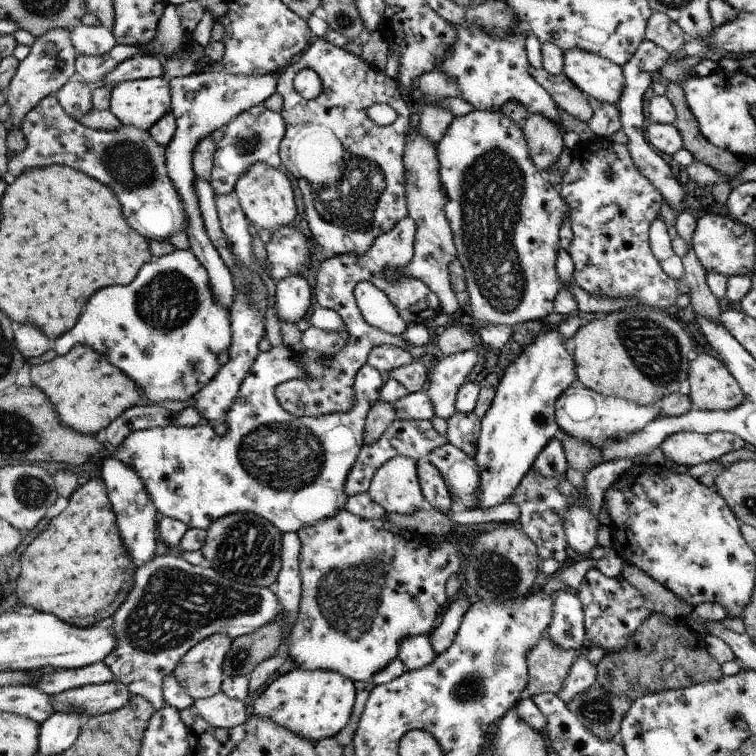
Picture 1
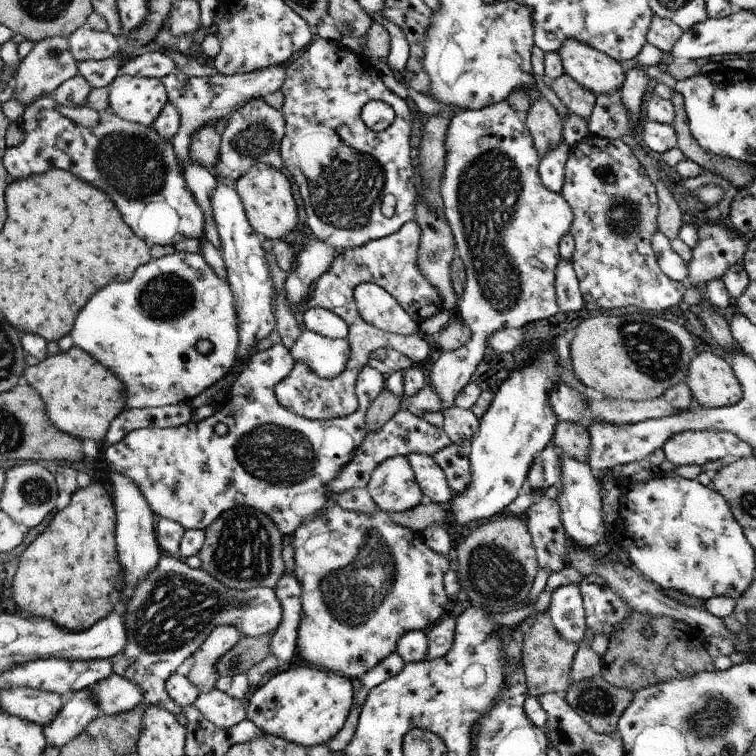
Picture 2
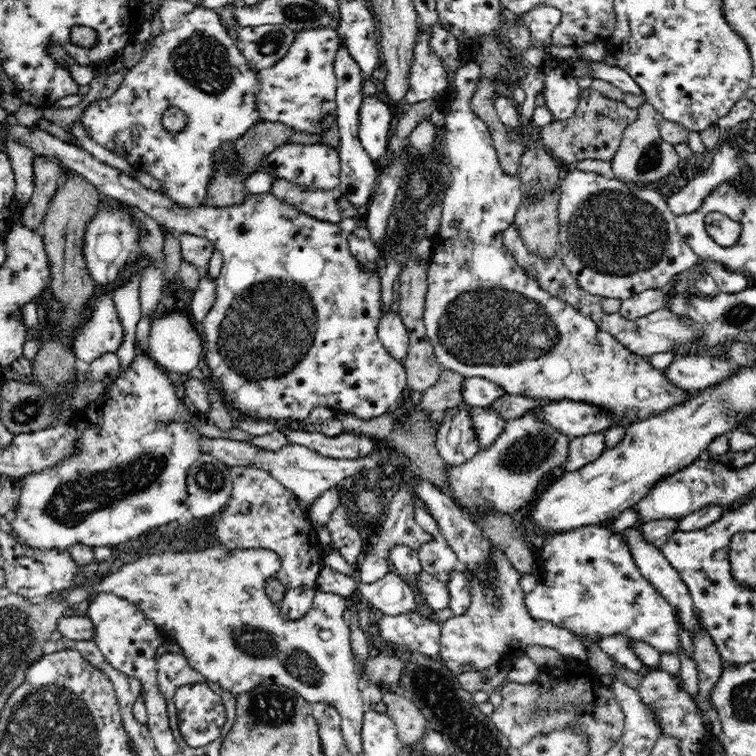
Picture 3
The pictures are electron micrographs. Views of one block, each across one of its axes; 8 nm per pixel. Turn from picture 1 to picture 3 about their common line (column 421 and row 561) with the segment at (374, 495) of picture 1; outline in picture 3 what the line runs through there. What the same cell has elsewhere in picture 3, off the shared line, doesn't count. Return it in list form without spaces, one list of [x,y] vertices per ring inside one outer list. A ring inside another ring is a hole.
[[[493,545],[489,560],[491,560],[493,574],[495,574],[489,583],[480,581],[470,569],[462,569],[469,582],[471,603],[462,616],[454,616],[441,624],[439,655],[444,664],[457,675],[487,669],[490,666],[509,670],[514,658],[524,656],[528,646],[554,648],[567,660],[586,662],[588,648],[579,635],[530,615],[524,605],[525,592],[521,587],[522,574],[512,566],[510,561],[506,560],[503,551]]]

